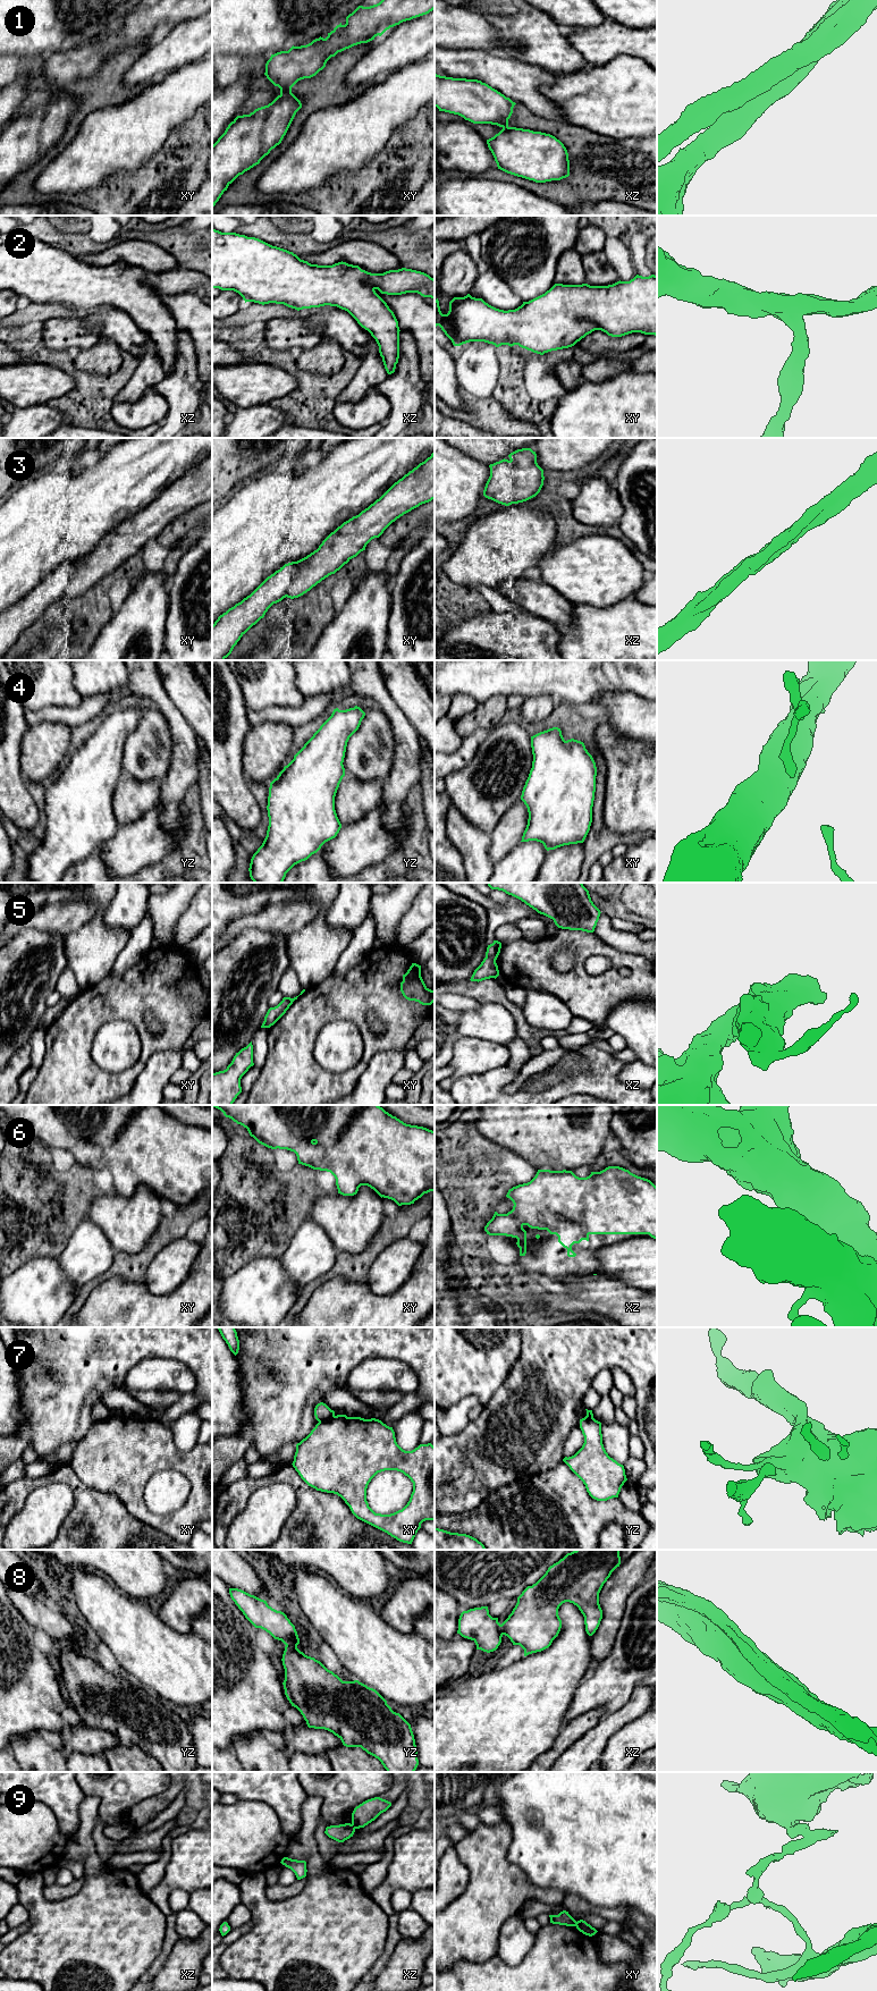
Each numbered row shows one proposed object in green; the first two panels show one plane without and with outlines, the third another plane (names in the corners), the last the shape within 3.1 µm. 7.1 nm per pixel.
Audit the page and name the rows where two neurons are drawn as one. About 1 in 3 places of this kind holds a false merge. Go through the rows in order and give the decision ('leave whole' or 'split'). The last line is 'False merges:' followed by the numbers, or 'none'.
1: split
2: leave whole
3: leave whole
4: leave whole
5: split
6: leave whole
7: split
8: leave whole
9: split
False merges: 1, 5, 7, 9

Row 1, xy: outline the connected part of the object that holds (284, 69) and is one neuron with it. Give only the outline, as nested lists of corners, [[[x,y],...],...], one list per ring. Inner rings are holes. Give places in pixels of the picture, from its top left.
[[[381,0],[370,7],[359,6],[346,17],[346,24],[337,25],[326,39],[320,36],[306,45],[271,54],[264,75],[280,88],[280,95],[286,94],[298,81],[315,76],[338,52],[368,43],[390,27],[433,9],[435,0]]]

